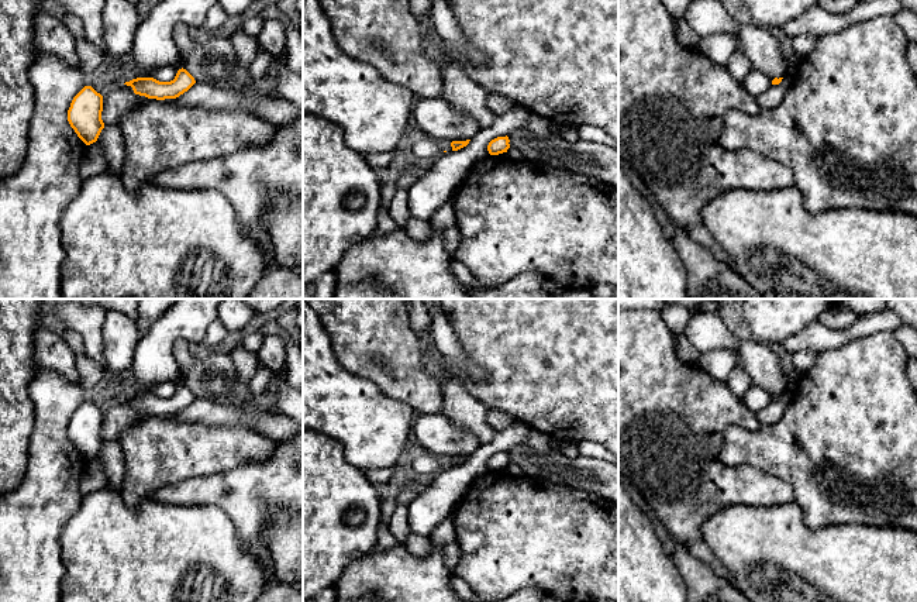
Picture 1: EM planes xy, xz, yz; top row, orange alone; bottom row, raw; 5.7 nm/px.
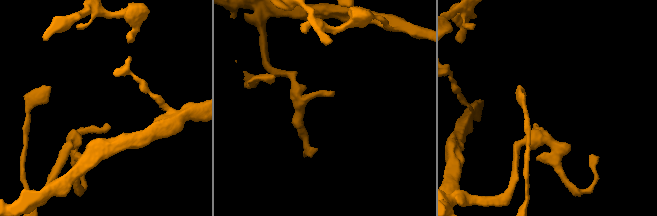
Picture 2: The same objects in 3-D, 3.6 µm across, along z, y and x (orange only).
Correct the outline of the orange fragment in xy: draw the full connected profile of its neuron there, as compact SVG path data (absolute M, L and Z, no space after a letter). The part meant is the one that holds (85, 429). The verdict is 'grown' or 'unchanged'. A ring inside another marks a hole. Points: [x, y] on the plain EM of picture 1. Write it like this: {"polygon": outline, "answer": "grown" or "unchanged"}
{"polygon": "M85 402L70 419L68 437L86 461L96 458L104 444L101 427L103 412L92 402Z", "answer": "unchanged"}

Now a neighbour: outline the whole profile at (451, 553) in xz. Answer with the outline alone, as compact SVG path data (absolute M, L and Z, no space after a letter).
M452 541L452 543L447 544L445 547L442 547L442 557L444 557L445 565L451 571L454 571L461 558L461 550L459 550L459 546L456 544L456 541Z

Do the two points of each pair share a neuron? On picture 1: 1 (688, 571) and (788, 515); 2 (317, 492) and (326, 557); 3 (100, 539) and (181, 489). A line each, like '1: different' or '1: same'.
1: different
2: same
3: different

